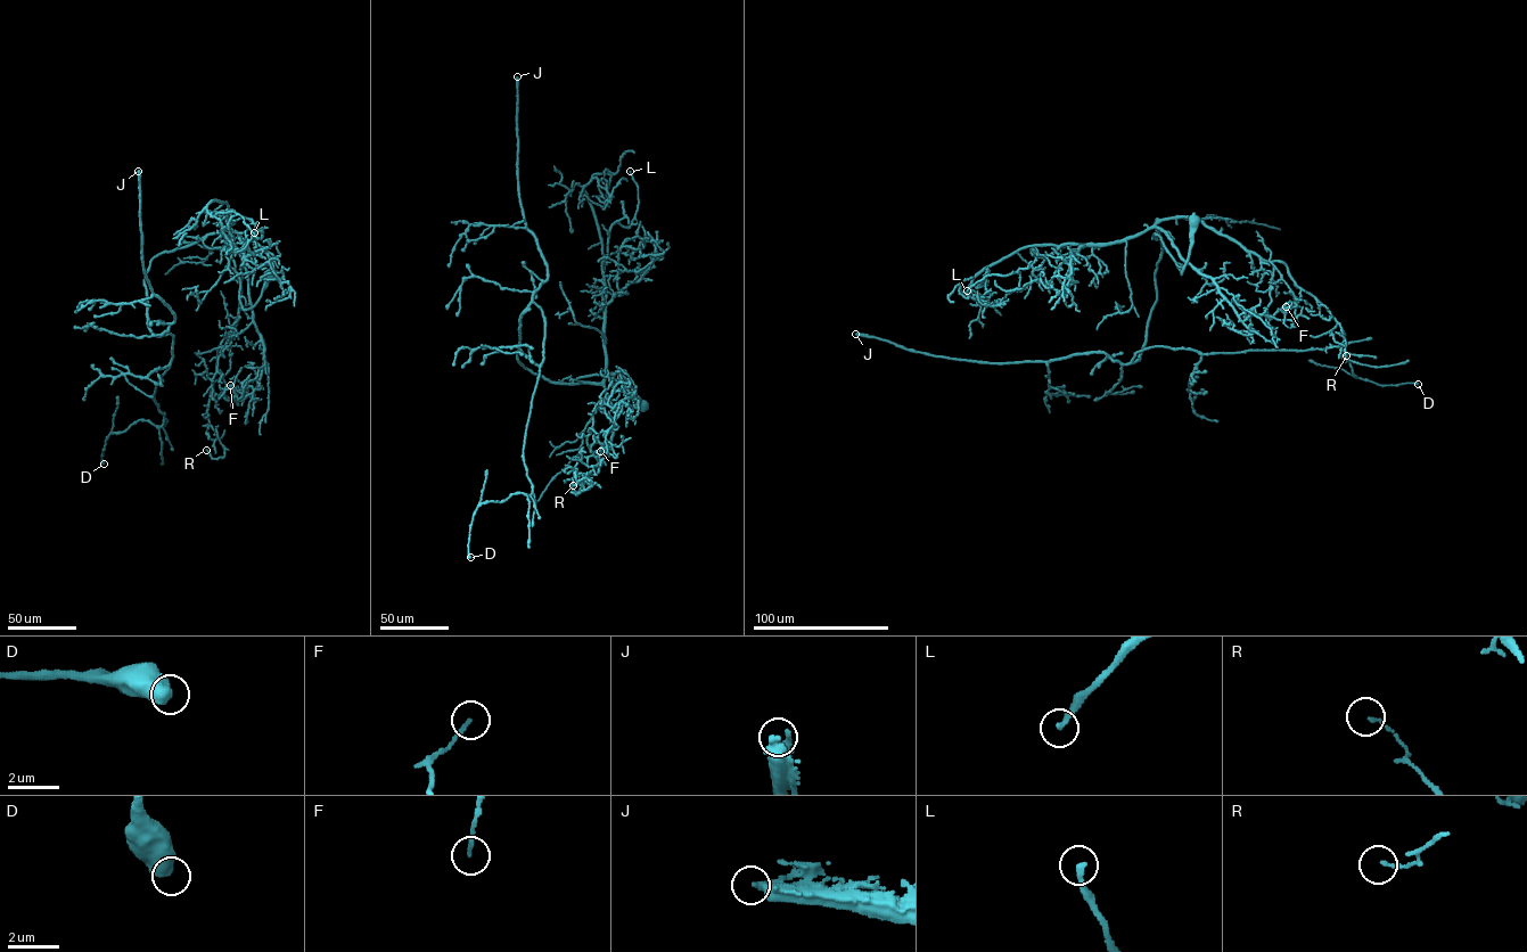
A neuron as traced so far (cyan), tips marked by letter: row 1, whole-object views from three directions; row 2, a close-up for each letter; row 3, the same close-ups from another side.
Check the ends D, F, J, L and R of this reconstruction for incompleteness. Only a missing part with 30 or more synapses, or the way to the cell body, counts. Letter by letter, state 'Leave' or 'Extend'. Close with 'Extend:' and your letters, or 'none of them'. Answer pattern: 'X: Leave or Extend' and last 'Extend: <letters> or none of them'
D: Leave
F: Leave
J: Extend
L: Leave
R: Leave
Extend: J

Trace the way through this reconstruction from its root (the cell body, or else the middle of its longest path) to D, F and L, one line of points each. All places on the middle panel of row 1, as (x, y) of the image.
D: (642, 404), (617, 372), (564, 384), (524, 367), (531, 303), (532, 493), (478, 506), (470, 557)
F: (642, 404), (617, 372), (576, 379), (620, 378), (634, 392), (604, 434), (616, 457), (600, 451)
L: (642, 404), (617, 372), (576, 380), (605, 376), (601, 263), (609, 229), (629, 227), (637, 210), (630, 171)

